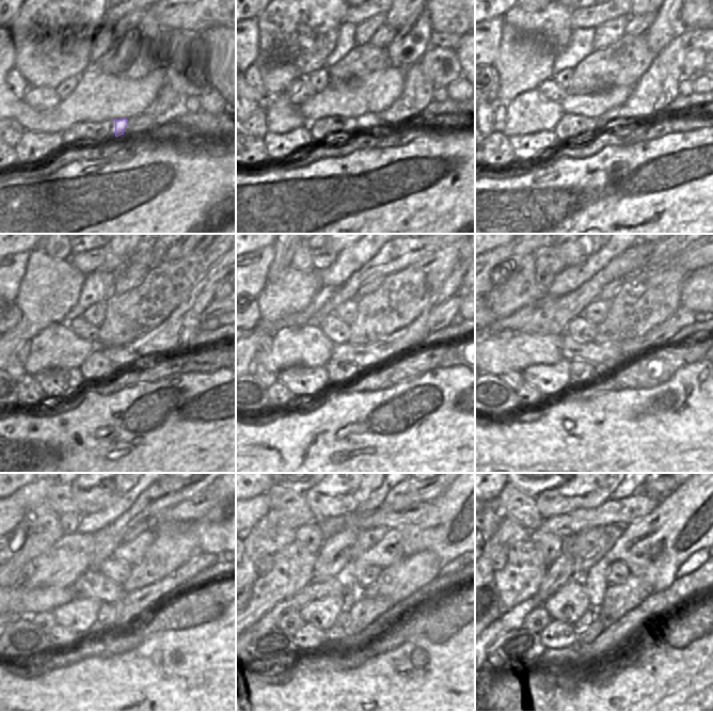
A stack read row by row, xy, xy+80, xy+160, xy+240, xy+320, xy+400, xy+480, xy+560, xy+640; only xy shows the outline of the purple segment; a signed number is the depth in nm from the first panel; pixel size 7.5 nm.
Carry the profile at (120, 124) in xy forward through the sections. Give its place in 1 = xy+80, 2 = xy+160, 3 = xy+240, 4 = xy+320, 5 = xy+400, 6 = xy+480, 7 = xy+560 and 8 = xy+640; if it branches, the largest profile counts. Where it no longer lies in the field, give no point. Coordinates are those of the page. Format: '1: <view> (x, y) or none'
1: xy+80 (370, 121)
2: xy+160 (640, 91)
3: xy+240 (141, 349)
4: xy+320 (367, 358)
5: xy+400 (606, 354)
6: xy+480 (92, 584)
7: xy+560 (336, 585)
8: xy+640 (513, 619)

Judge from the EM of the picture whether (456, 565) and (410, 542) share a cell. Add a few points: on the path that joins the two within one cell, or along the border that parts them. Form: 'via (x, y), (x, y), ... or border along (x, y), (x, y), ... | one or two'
border along (462, 554), (442, 566) | two

